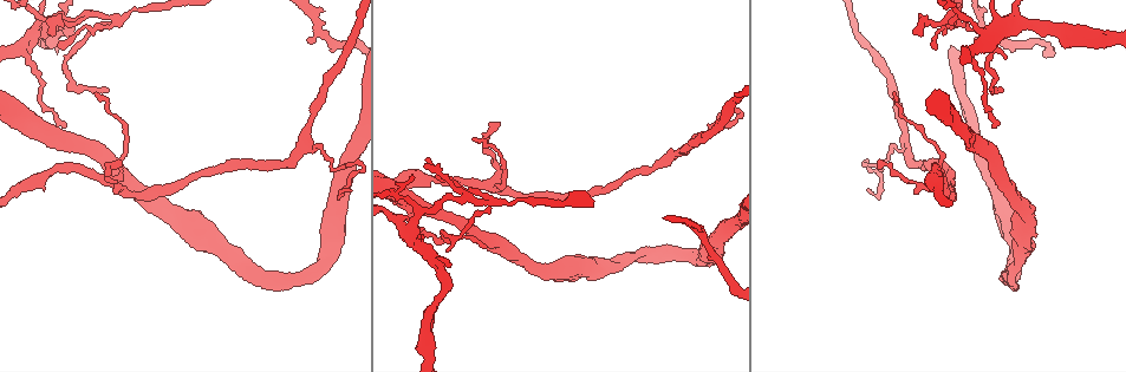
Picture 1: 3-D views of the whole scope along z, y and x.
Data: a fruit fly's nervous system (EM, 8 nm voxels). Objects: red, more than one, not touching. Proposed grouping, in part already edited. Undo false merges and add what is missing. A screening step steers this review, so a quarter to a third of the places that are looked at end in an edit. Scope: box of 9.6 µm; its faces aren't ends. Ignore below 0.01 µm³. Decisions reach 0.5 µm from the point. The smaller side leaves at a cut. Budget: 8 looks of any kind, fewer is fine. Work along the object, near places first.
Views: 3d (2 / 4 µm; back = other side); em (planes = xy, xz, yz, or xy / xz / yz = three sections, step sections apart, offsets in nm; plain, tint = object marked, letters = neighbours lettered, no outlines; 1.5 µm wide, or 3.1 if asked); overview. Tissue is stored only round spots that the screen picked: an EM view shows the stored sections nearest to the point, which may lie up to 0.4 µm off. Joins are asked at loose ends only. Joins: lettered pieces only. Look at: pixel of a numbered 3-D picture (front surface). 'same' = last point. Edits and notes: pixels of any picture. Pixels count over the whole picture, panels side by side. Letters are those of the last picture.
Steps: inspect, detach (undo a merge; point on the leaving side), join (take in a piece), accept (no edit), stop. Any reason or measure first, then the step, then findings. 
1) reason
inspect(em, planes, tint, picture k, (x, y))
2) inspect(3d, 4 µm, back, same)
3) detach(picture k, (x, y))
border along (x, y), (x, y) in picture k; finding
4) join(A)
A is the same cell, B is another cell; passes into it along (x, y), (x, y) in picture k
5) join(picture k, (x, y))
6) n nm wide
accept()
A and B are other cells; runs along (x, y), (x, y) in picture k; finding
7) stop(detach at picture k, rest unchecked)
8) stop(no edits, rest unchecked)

thin end
inspect(3d, 4 µm, back, picture 1, (309, 41))

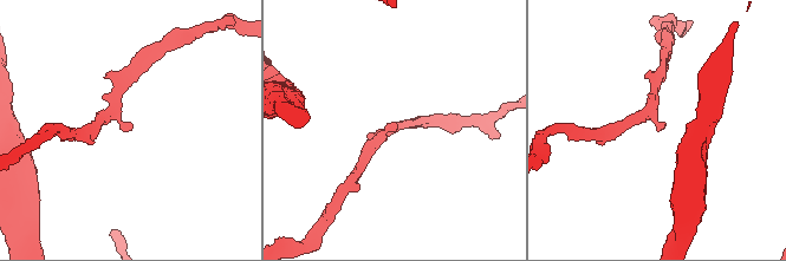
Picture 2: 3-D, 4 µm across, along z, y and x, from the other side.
arms of 170, 180 nm; need the tissue
inspect(em, planes, letters, picture 2, (131, 125))

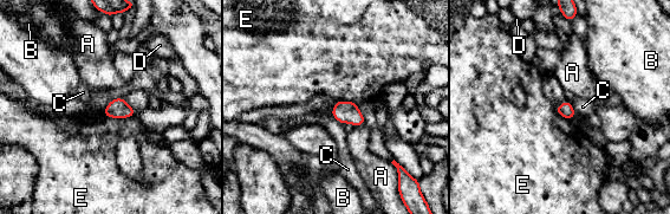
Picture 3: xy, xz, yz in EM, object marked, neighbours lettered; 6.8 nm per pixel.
90 nm wide
accept()
A, B, C, D and E are other cells; border along (135, 114), (128, 117), (105, 116) in picture 3; no lettered piece goes on from it

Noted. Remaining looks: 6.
sharp bend
inspect(em, xz, step 8, plain, picture 1, (863, 165))

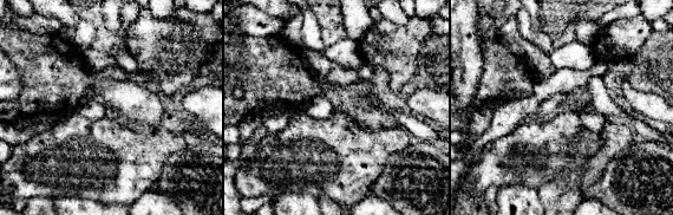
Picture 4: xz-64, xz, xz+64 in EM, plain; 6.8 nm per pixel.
inspect(em, xz, step 8, tint, same)

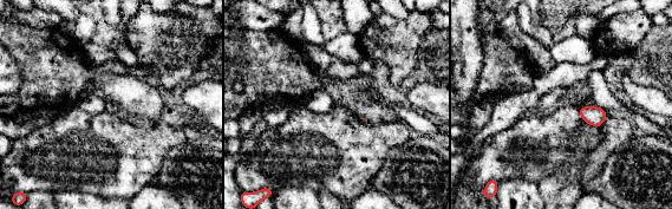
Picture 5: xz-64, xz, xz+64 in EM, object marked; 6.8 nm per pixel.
what lies round it
inspect(em, xz, step 8, letters, same)

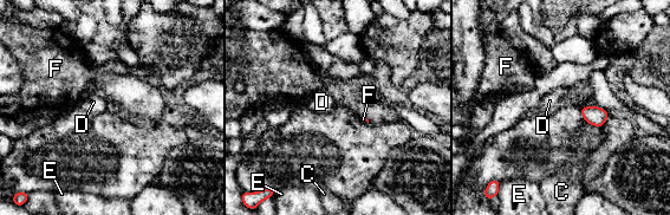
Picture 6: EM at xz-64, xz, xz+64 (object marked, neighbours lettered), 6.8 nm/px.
accept()
C, D, E and F are other cells; border along (586, 122), (600, 128) in picture 6; one cell here

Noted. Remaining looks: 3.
inspect(3d, 2 µm, picture 1, (337, 228))

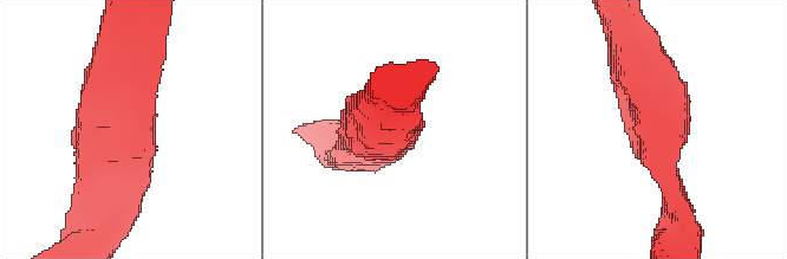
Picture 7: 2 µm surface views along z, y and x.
arms of 300, 380 nm; now the EM
inspect(em, planes, tint, picture 7, (657, 130))

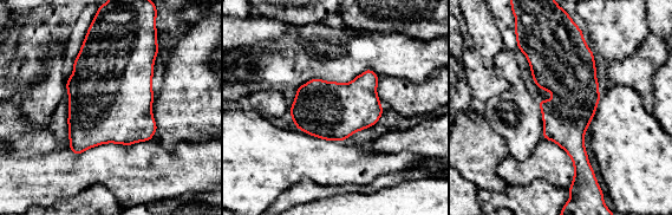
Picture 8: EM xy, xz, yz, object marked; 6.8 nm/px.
see the neighbours
inspect(em, planes, letters, same)

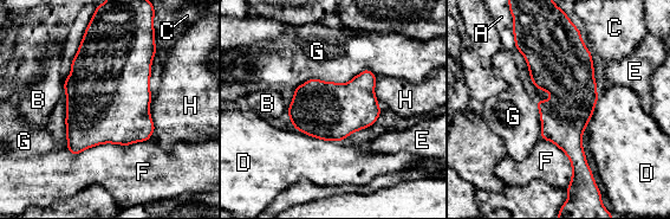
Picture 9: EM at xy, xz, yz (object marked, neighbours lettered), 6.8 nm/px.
accept()
A, B, C, D, E, F, G and H are other cells; border along (376, 76), (364, 69), (294, 90) in picture 9; continuous, no second cell

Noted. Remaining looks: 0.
stop(no edits, rest unchecked)

